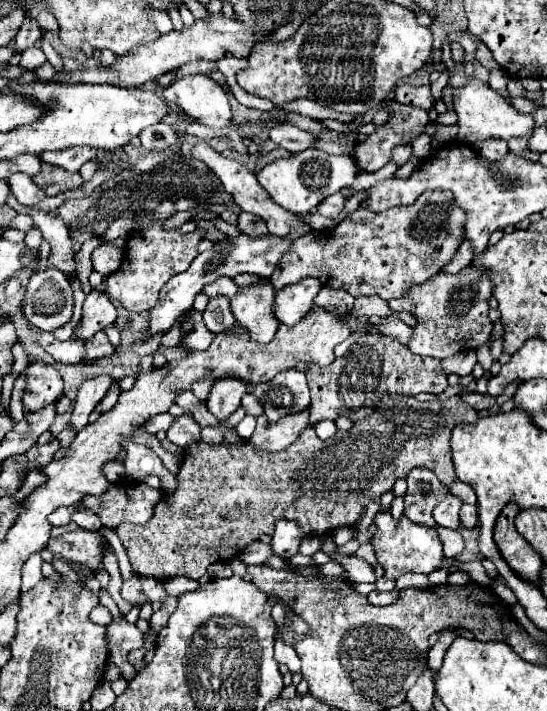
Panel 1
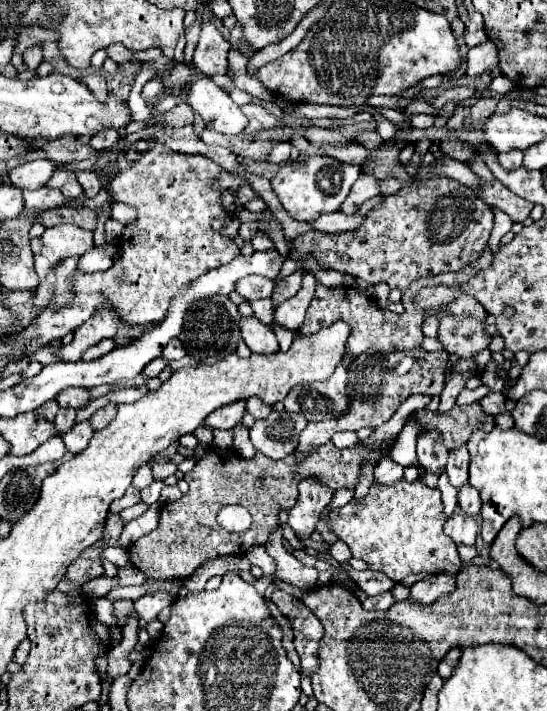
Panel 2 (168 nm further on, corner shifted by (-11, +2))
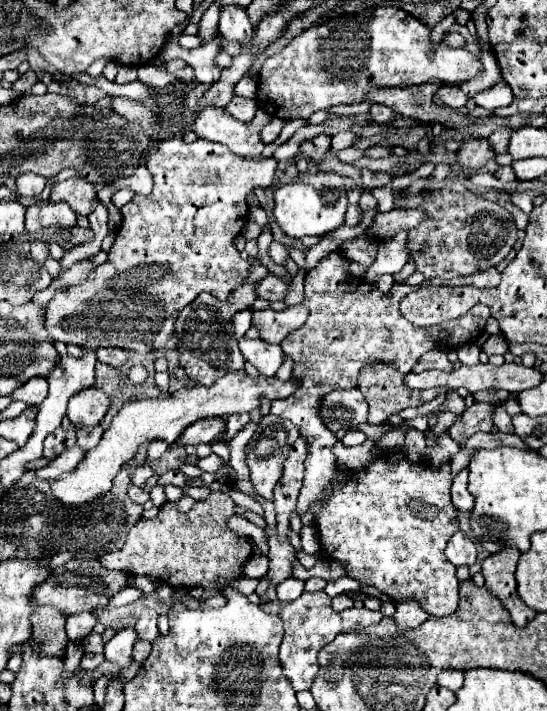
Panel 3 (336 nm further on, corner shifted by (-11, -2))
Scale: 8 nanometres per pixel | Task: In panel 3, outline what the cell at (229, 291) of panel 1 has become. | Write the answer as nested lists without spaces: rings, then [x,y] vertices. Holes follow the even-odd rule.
[[[268,274],[264,280],[258,282],[256,286],[256,292],[260,298],[266,298],[266,300],[284,300],[286,292],[288,292],[288,280],[284,278],[278,278],[274,274]]]

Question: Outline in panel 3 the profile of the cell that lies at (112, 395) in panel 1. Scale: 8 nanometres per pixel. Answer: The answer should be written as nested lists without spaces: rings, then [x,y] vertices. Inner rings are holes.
[[[96,426],[96,428],[80,428],[76,430],[76,444],[84,450],[84,452],[90,452],[102,438],[102,426]]]

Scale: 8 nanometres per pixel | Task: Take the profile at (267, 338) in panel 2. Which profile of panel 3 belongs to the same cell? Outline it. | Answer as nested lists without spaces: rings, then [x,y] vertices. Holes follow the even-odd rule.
[[[242,338],[240,352],[244,354],[246,362],[250,362],[262,376],[274,376],[284,362],[282,348],[274,344],[264,344],[260,338]]]

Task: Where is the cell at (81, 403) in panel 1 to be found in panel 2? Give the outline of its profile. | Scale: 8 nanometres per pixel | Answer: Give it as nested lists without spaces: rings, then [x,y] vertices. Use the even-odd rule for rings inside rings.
[[[84,420],[84,422],[78,422],[70,432],[66,432],[62,436],[62,440],[64,440],[68,452],[76,454],[76,452],[80,452],[80,450],[84,450],[88,446],[92,434],[94,434],[94,430],[92,430],[90,420]]]

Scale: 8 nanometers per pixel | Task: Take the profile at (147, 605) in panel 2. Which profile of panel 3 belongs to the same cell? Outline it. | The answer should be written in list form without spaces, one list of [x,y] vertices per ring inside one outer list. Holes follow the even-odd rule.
[[[150,608],[144,610],[144,614],[140,616],[138,624],[136,624],[136,632],[138,632],[138,640],[148,640],[148,642],[154,642],[160,632],[158,632],[158,626],[156,626],[156,618],[158,614]]]

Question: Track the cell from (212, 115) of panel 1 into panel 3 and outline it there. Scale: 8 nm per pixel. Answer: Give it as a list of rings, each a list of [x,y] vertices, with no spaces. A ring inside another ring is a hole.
[[[206,108],[198,114],[192,130],[198,138],[220,142],[230,148],[232,154],[242,158],[256,158],[262,154],[264,144],[258,132],[271,120],[272,116],[258,108],[254,119],[249,123],[232,120],[224,114],[224,108]]]

